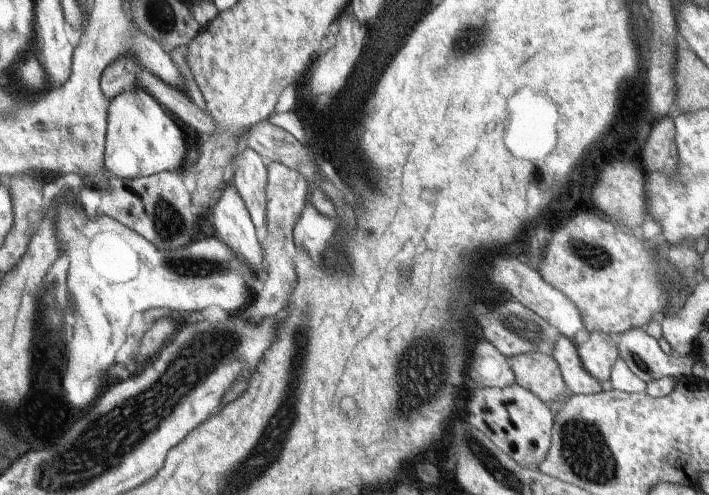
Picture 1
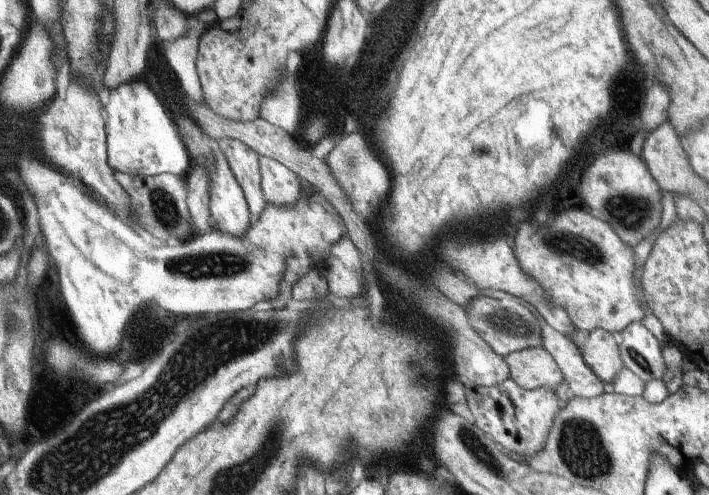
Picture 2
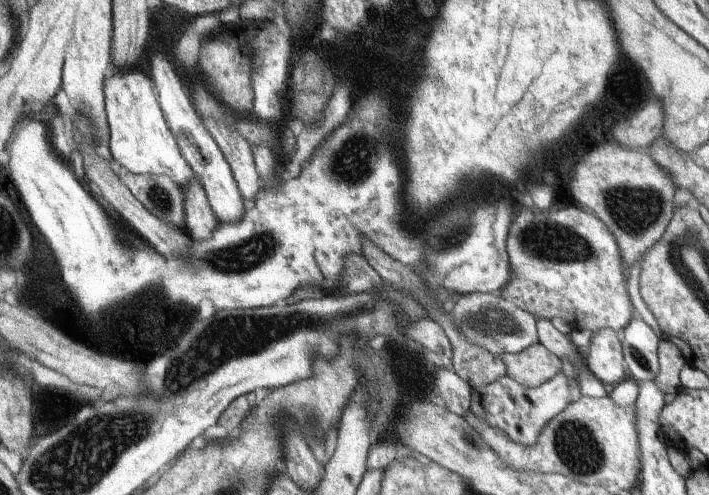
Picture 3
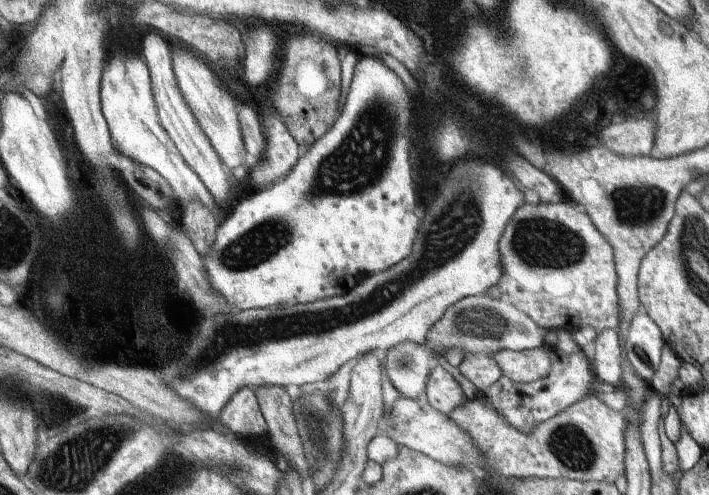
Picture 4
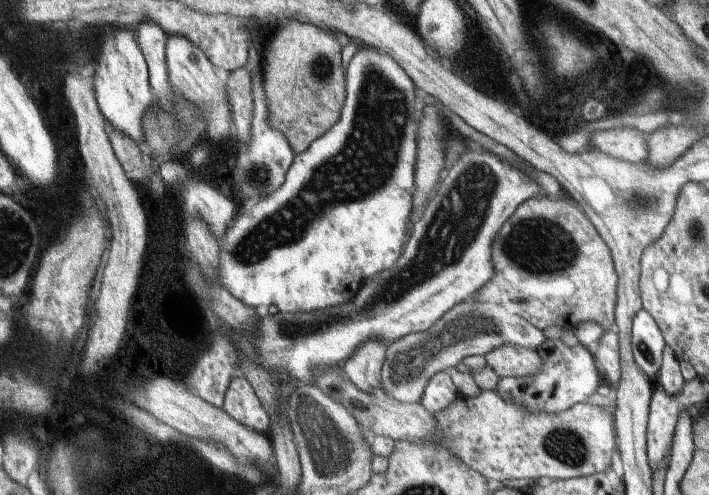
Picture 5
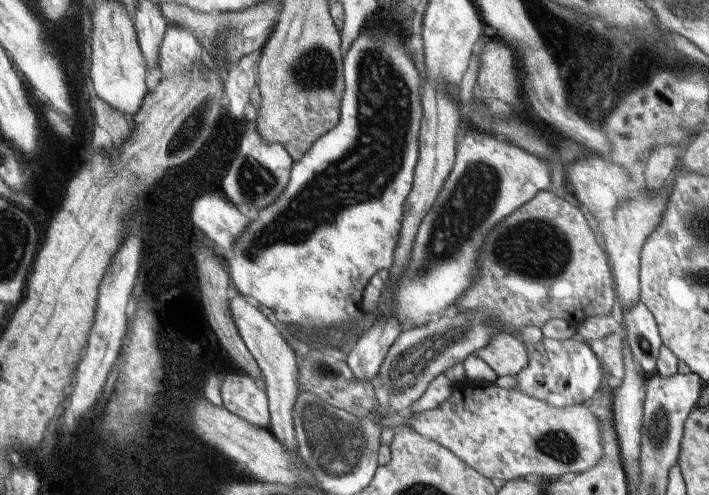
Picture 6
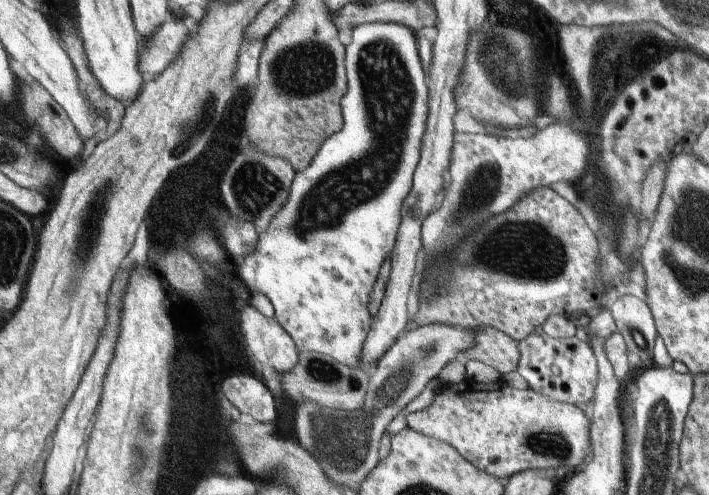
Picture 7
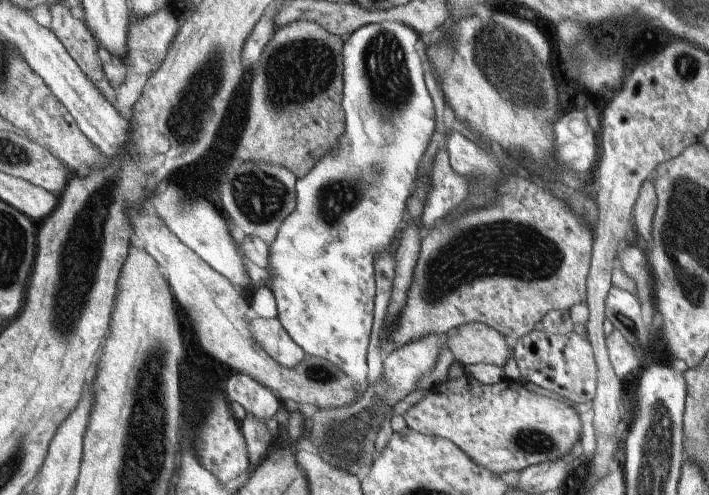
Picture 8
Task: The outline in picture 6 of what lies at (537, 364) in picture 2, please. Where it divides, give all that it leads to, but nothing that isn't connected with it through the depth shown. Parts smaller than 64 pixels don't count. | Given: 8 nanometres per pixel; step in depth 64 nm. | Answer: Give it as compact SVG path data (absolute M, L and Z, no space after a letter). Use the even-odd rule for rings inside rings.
M498 331L487 340L483 348L473 352L495 372L496 376L515 376L527 366L525 346L514 335Z

